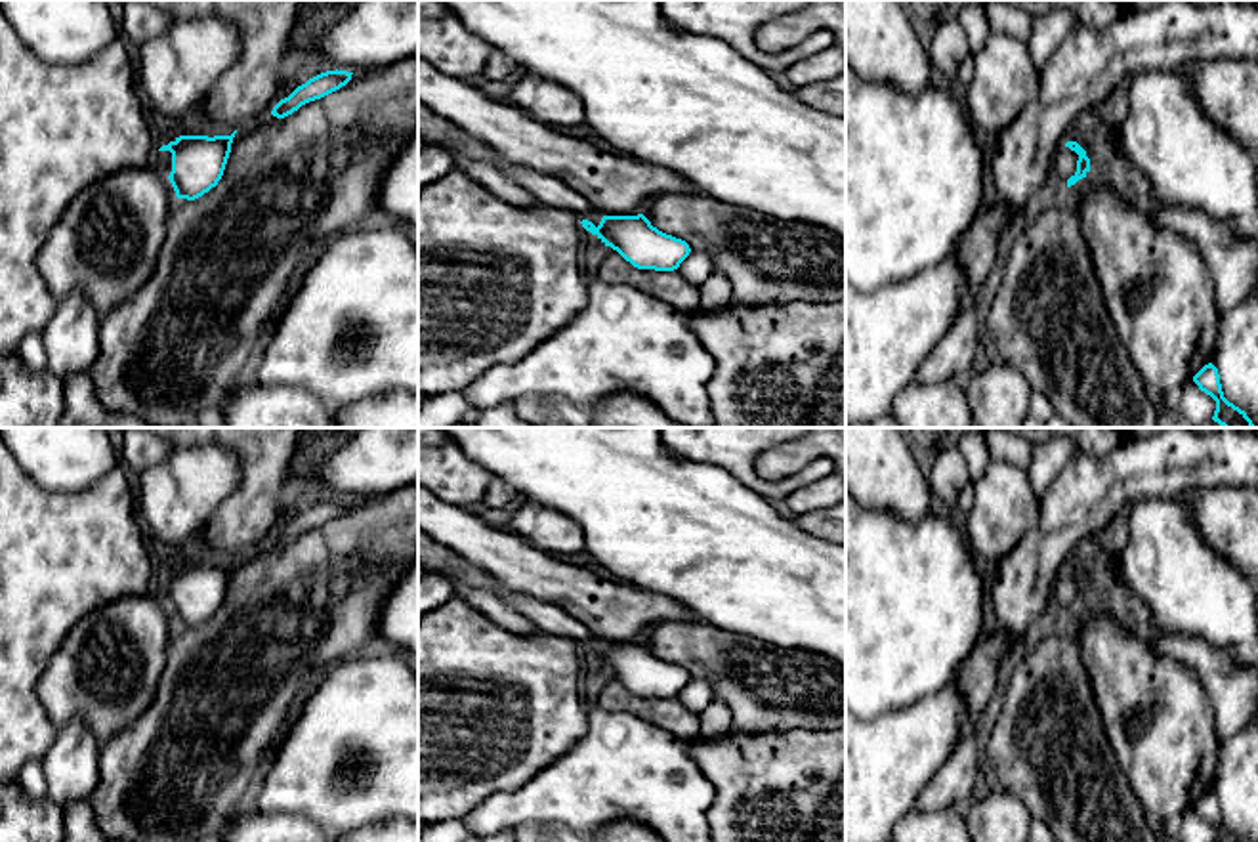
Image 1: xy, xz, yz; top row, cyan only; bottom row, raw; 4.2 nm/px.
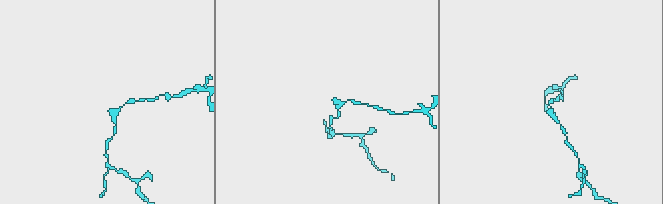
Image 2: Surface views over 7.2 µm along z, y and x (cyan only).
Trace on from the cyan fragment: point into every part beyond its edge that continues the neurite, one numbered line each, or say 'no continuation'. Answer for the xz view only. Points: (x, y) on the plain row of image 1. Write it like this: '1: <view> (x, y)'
1: xz (436, 558)

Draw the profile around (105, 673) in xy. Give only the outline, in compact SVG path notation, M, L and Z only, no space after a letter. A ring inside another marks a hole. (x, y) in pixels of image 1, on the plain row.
M157 592L122 596L84 615L36 684L52 722L80 720L99 745L132 726L155 699L176 628Z

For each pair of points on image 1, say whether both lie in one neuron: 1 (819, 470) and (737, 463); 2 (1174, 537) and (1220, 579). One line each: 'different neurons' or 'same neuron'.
1: same neuron
2: same neuron

